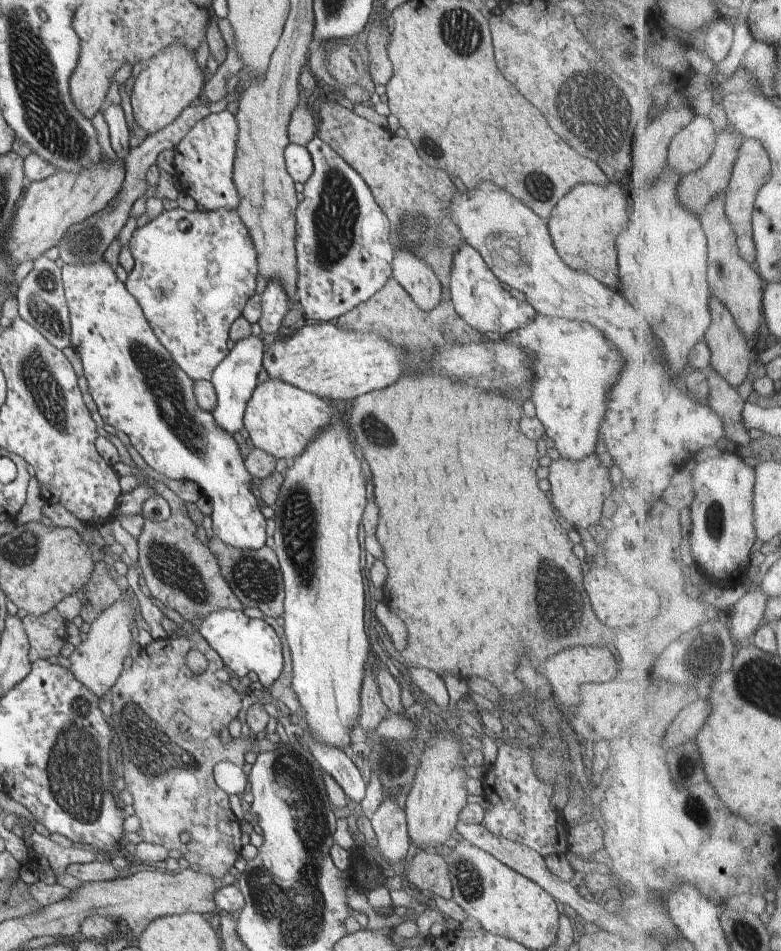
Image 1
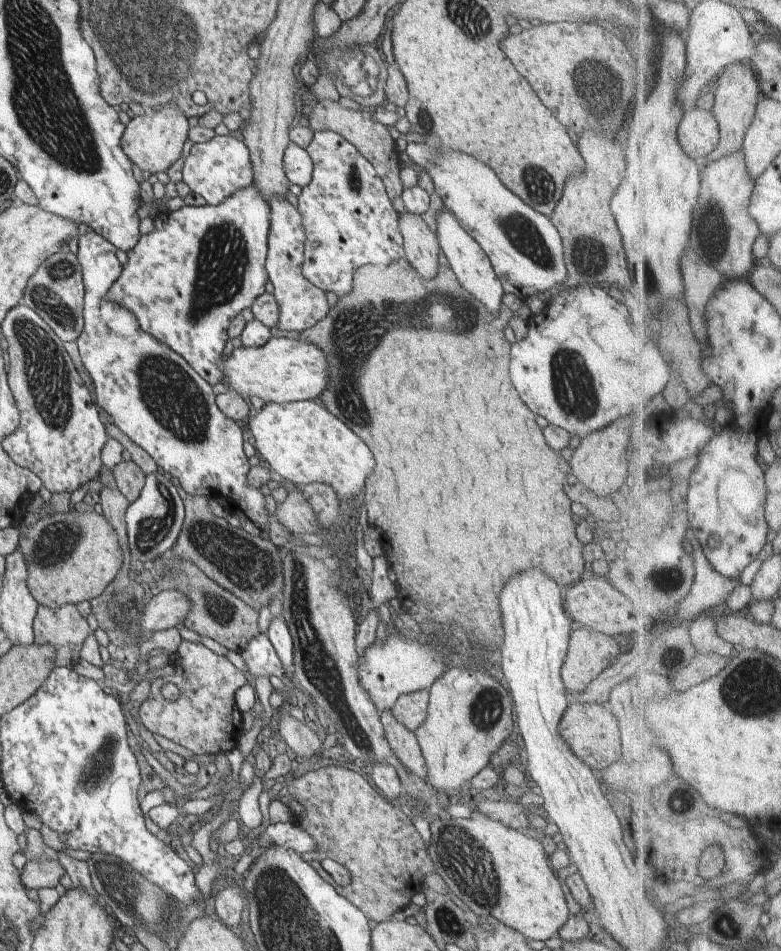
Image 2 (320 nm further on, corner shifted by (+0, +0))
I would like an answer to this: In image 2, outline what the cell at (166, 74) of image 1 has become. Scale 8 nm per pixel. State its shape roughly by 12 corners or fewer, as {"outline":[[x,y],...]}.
{"outline":[[166,105],[135,116],[121,138],[142,172],[167,172],[190,124]]}

